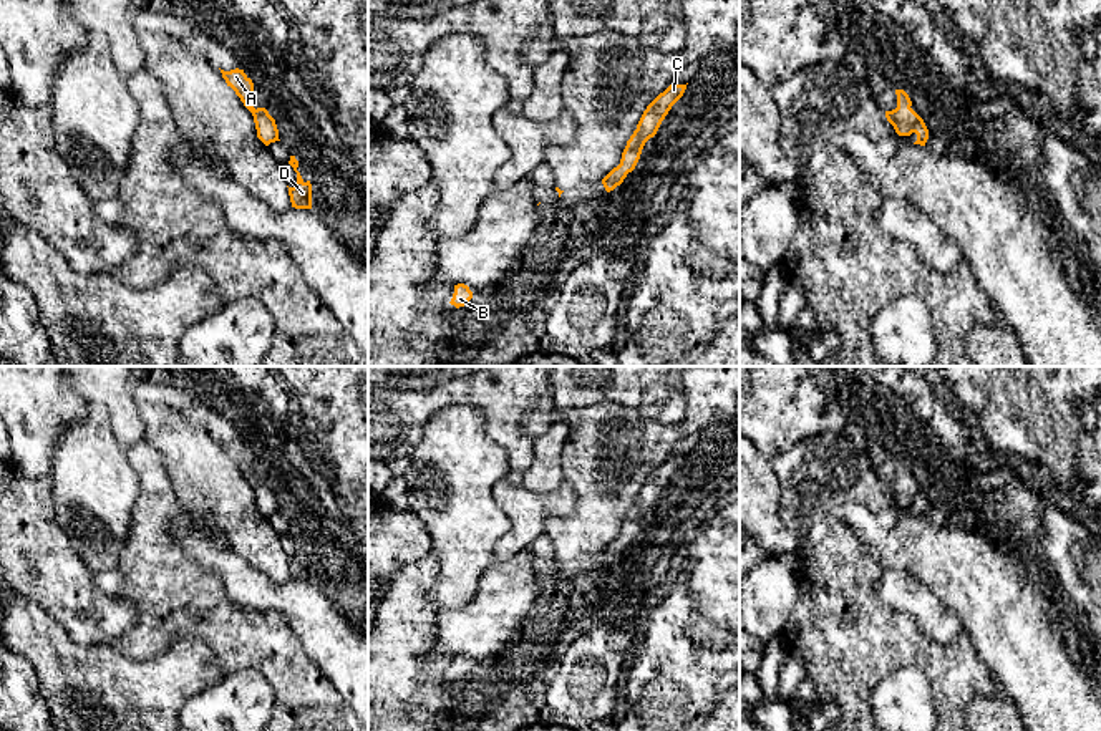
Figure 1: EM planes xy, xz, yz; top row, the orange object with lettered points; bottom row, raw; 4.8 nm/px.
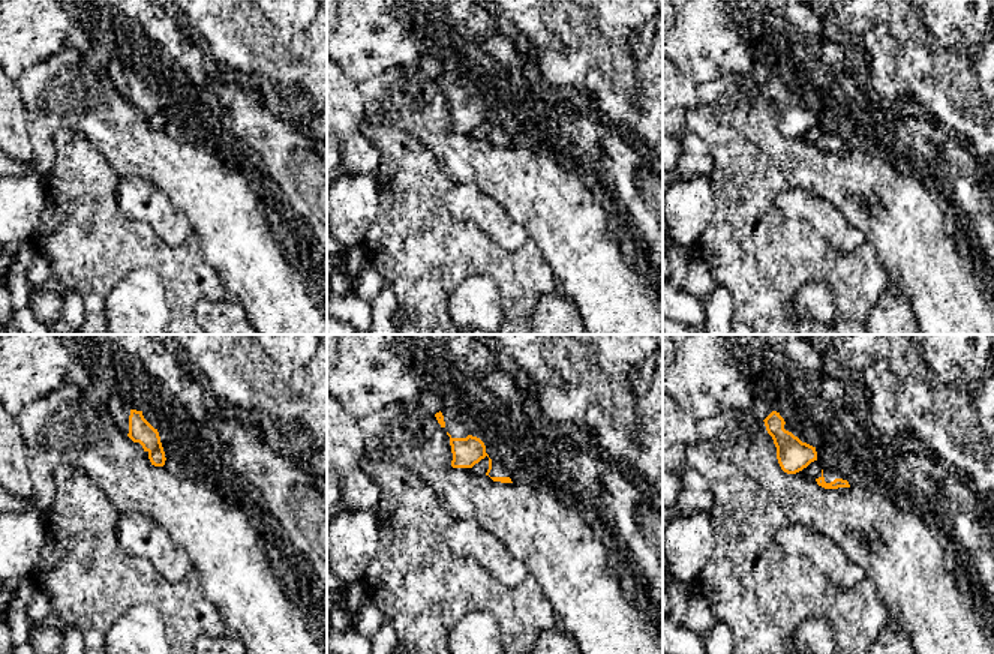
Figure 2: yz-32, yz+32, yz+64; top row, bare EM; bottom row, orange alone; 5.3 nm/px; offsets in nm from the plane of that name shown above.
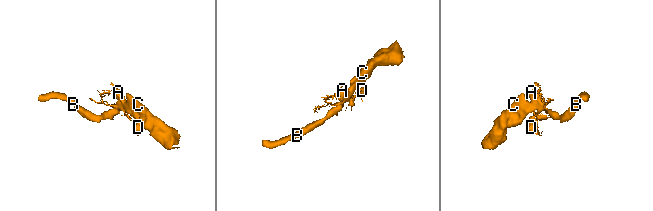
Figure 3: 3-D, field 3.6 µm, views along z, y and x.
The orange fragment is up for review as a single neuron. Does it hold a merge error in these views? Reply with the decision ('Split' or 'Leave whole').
Leave whole

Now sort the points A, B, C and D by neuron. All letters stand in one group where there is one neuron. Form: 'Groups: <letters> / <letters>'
Groups: A B C D

